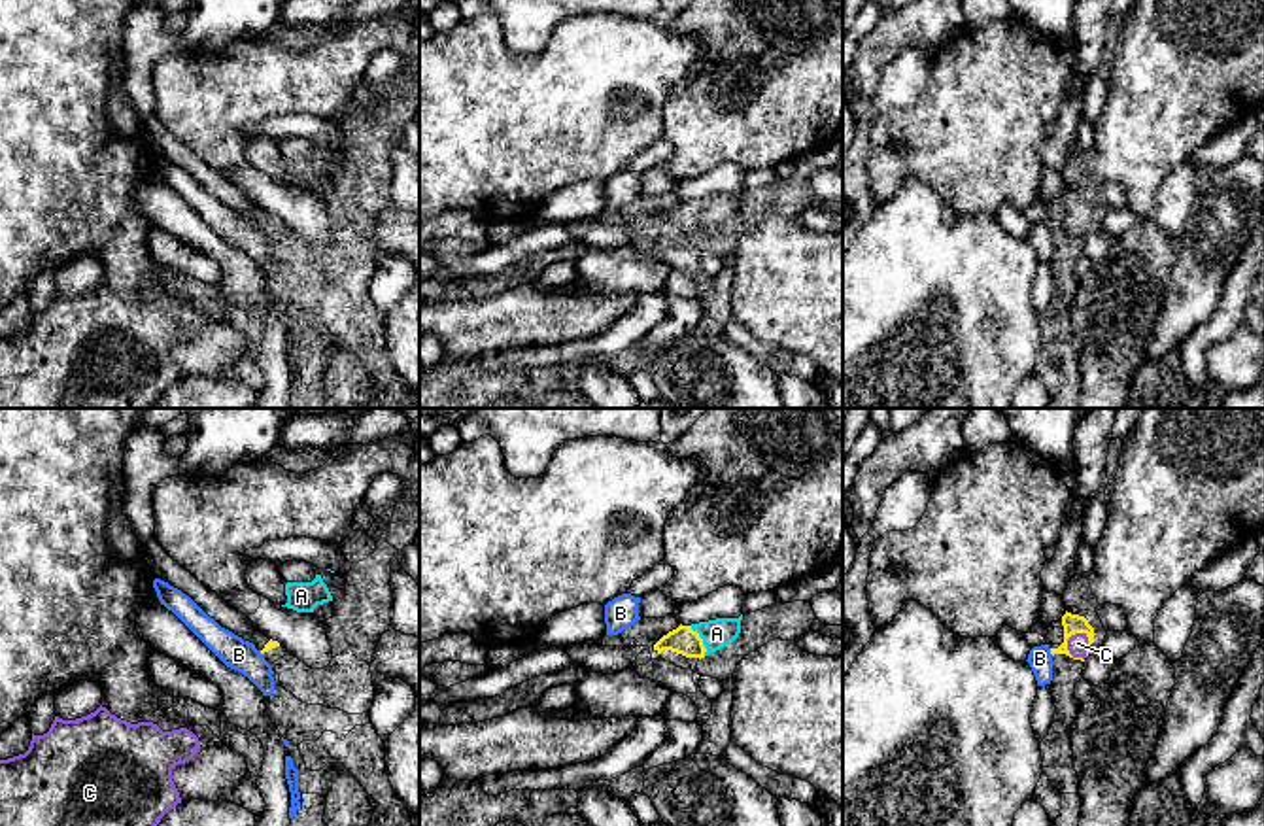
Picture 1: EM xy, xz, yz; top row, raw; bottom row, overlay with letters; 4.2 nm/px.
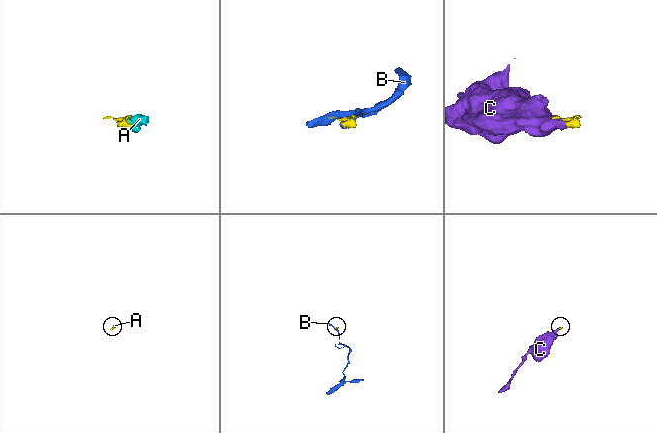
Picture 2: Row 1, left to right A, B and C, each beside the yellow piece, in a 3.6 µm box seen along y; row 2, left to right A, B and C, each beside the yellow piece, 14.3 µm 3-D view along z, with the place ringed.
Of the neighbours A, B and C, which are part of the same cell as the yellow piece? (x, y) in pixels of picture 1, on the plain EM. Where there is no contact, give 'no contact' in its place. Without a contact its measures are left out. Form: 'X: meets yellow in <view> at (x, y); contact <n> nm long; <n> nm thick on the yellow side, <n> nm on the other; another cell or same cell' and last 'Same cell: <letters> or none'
A: meets yellow in xz at (701, 218); contact 140 nm long; 120 nm thick on the yellow side, 130 nm on the other; same cell
B: meets yellow in yz at (1051, 229); contact 40 nm long; 80 nm thick on the yellow side, 110 nm on the other; another cell
C: meets yellow in yz at (1066, 225); contact 130 nm long; 80 nm thick on the yellow side, 90 nm on the other; same cell
Same cell: A, C

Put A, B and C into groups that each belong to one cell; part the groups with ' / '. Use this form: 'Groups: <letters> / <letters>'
Groups: A C / B

